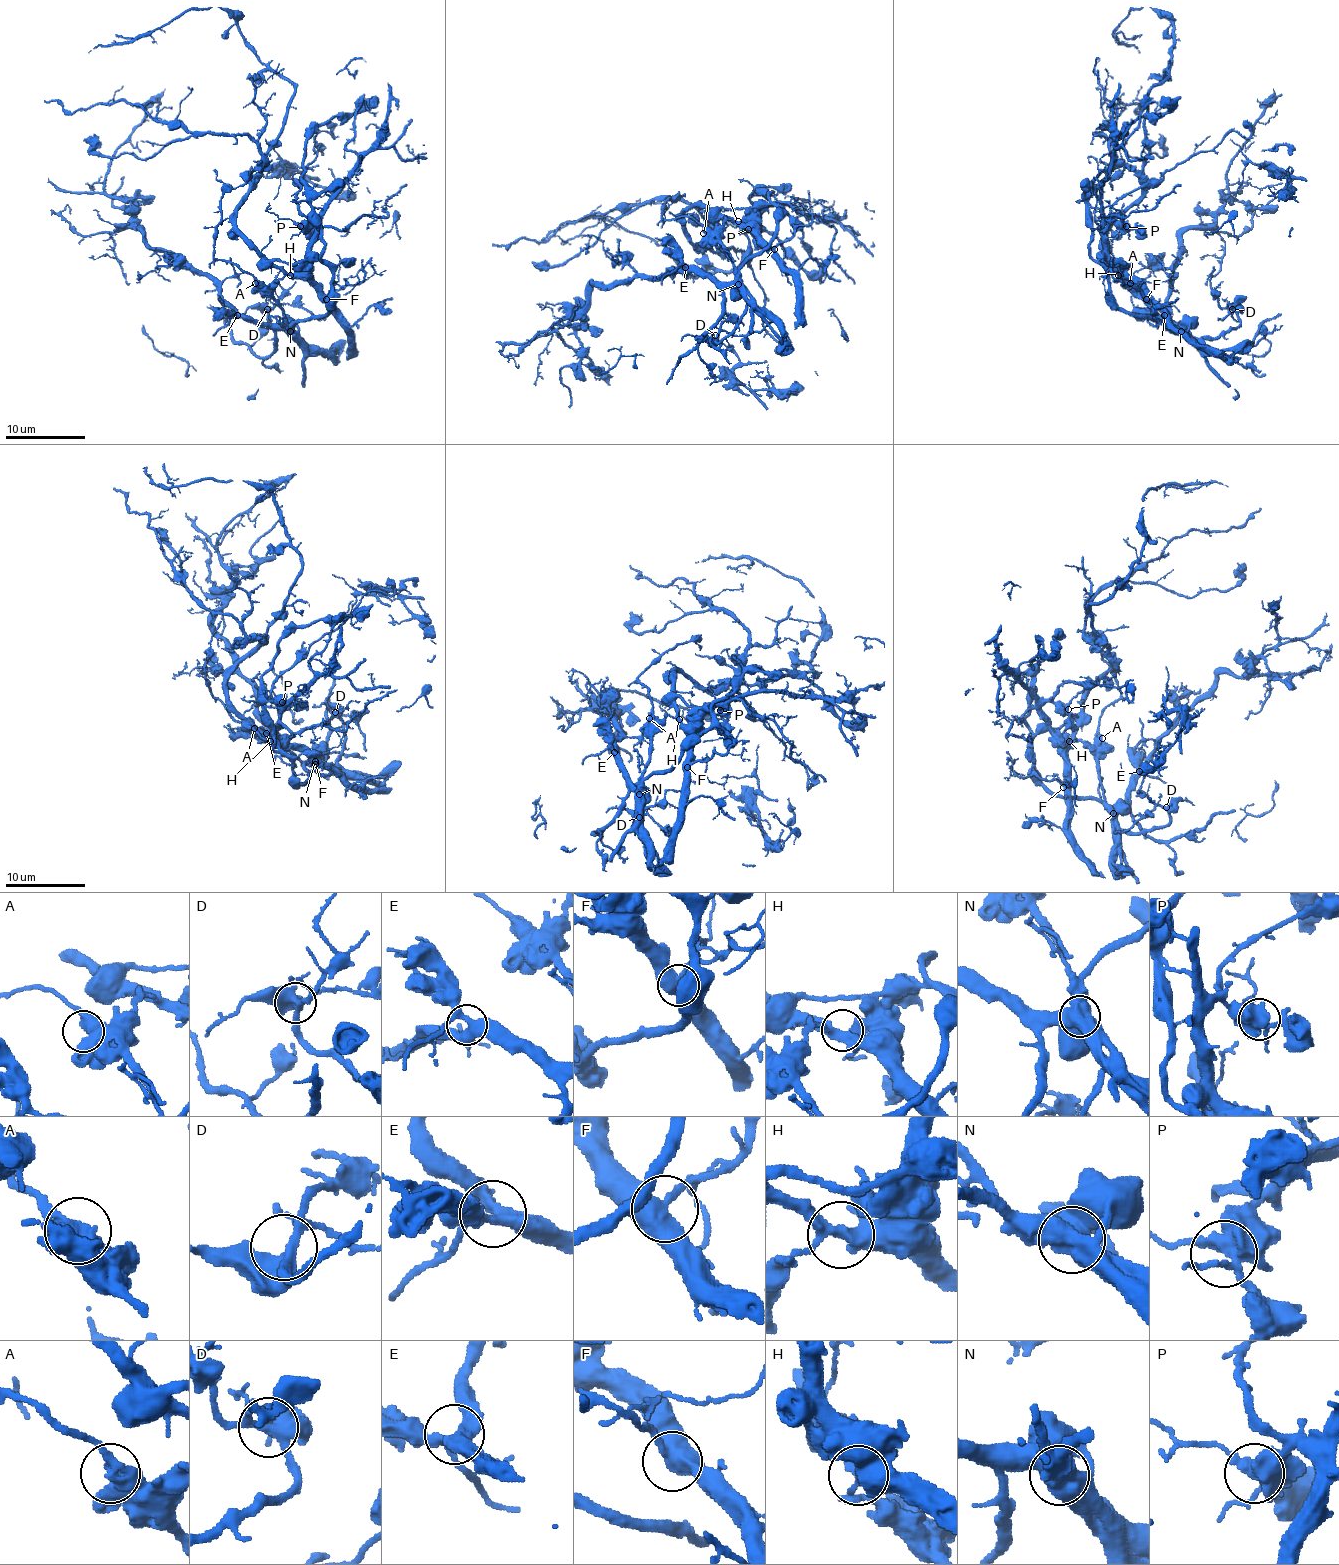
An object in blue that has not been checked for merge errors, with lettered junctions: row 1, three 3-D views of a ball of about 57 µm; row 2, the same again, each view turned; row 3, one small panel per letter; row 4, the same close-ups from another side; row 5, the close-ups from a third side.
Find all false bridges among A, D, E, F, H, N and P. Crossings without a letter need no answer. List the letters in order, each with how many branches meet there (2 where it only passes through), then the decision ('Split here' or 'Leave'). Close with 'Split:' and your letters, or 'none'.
A: Branches: 2. Leave
D: Branches: 4. Leave
E: Branches: 4. Leave
F: Branches: 3. Leave
H: Branches: 4. Leave
N: Branches: 3. Split here
P: Branches: 4. Leave
Split: N

